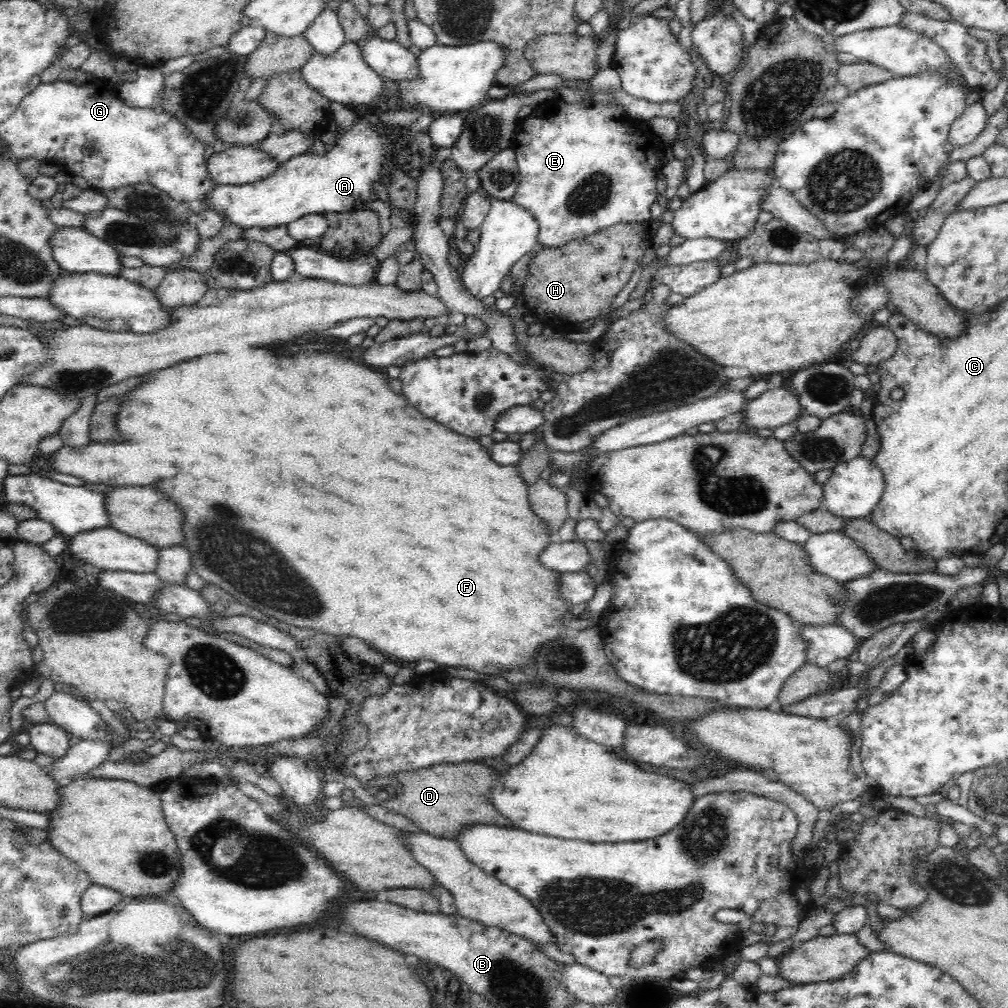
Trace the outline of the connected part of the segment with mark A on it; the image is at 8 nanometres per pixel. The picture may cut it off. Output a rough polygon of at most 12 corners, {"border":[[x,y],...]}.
{"border":[[353,126],[336,150],[256,182],[216,185],[206,209],[242,230],[349,215],[394,140]]}

